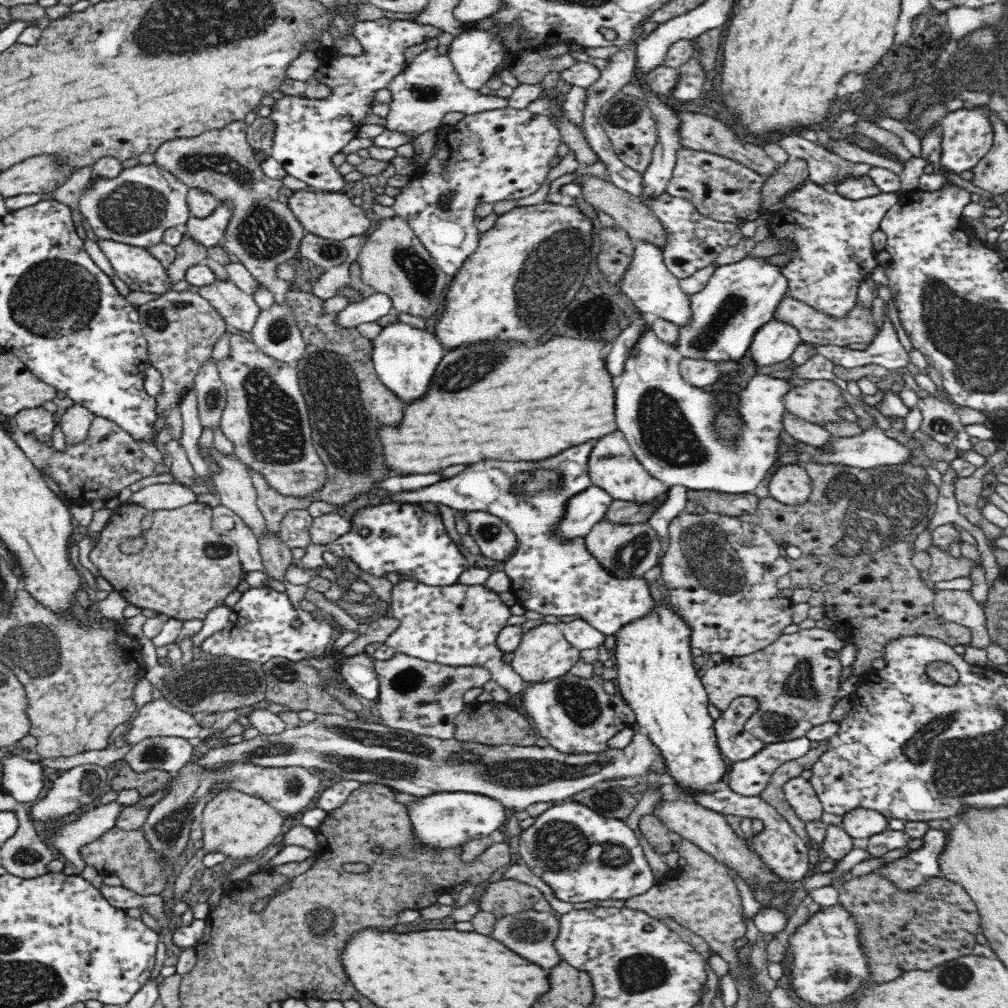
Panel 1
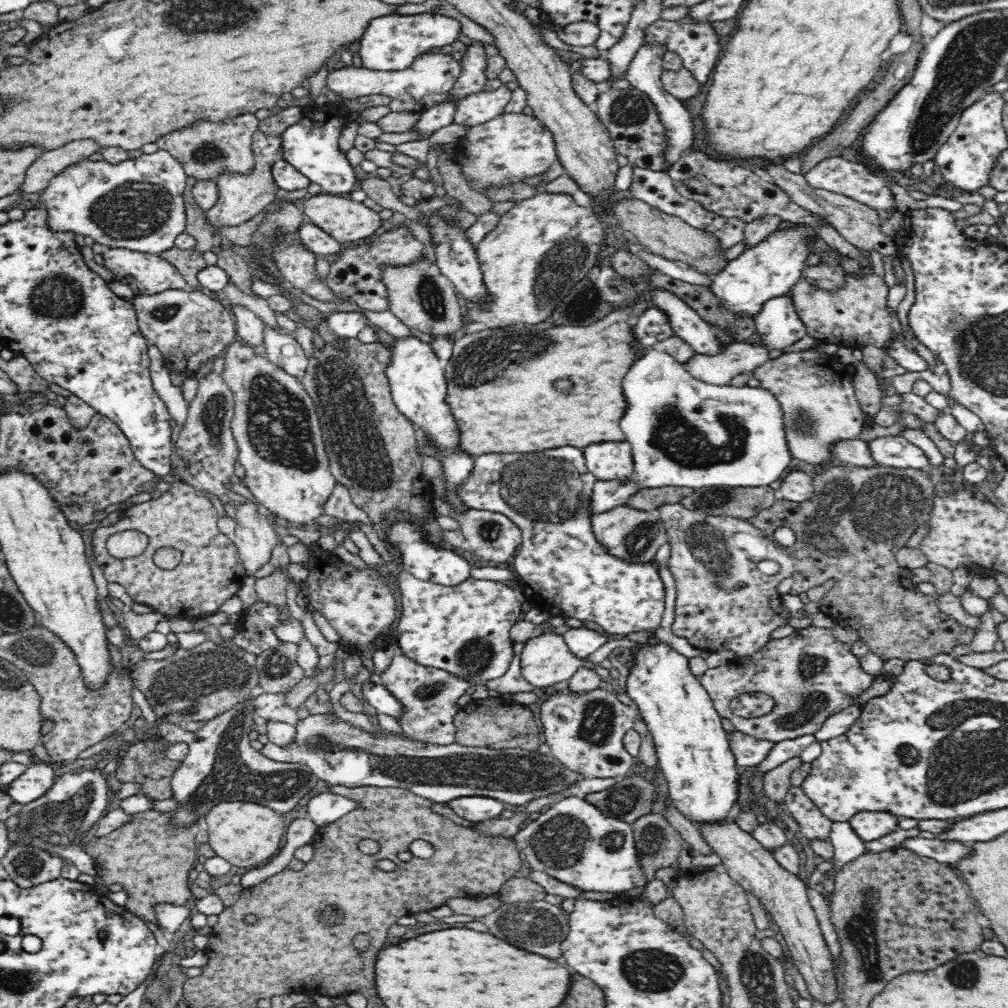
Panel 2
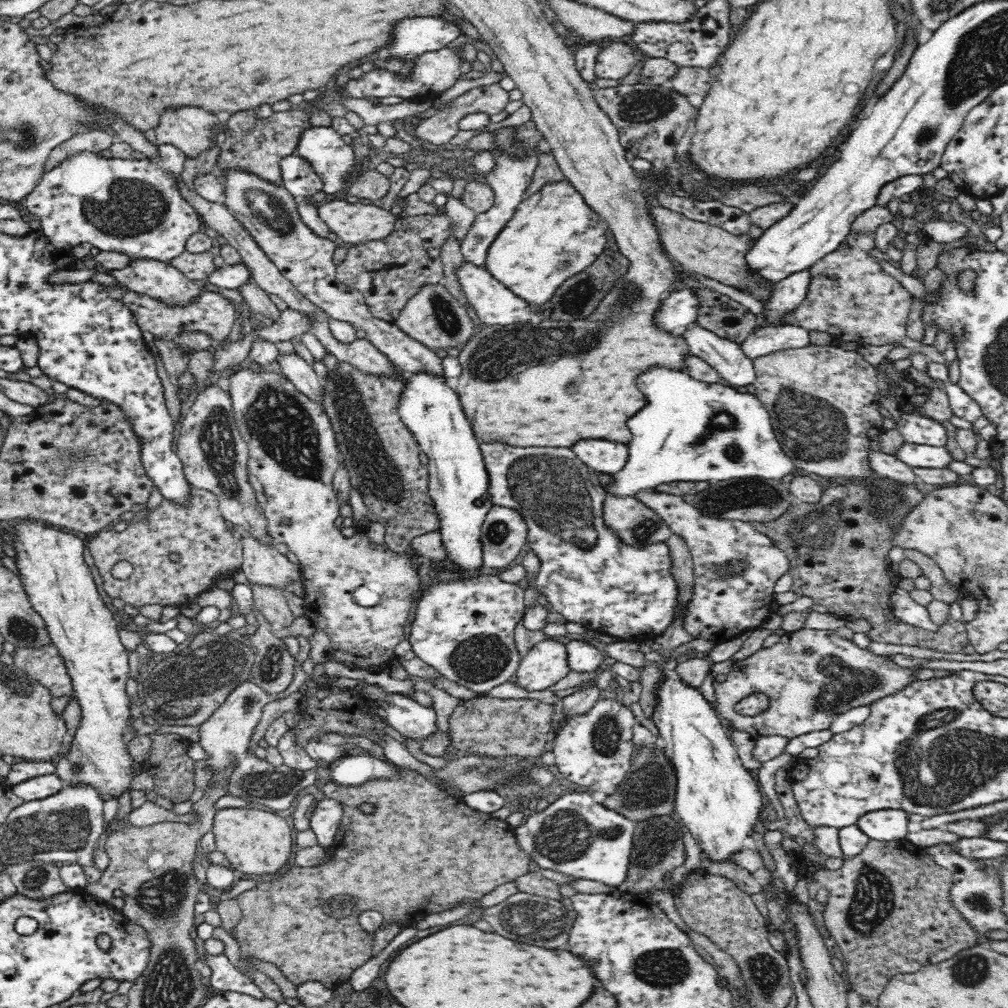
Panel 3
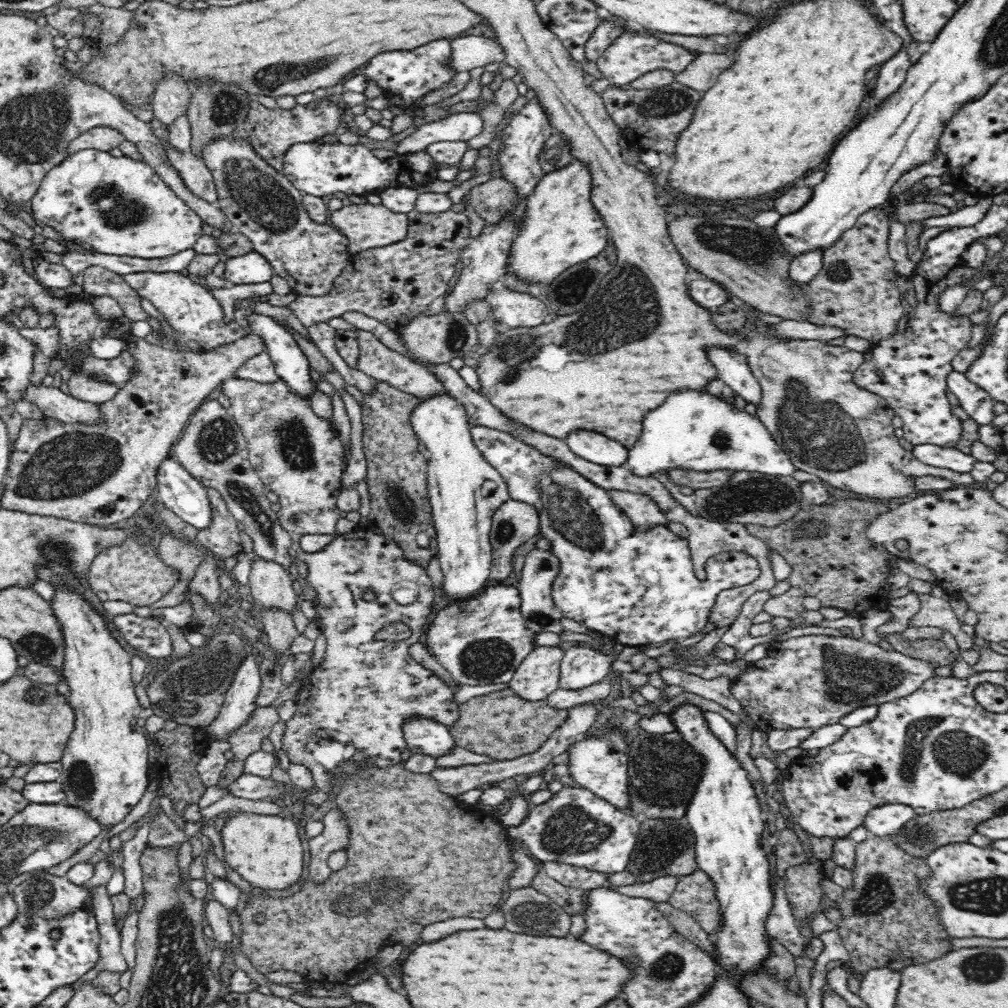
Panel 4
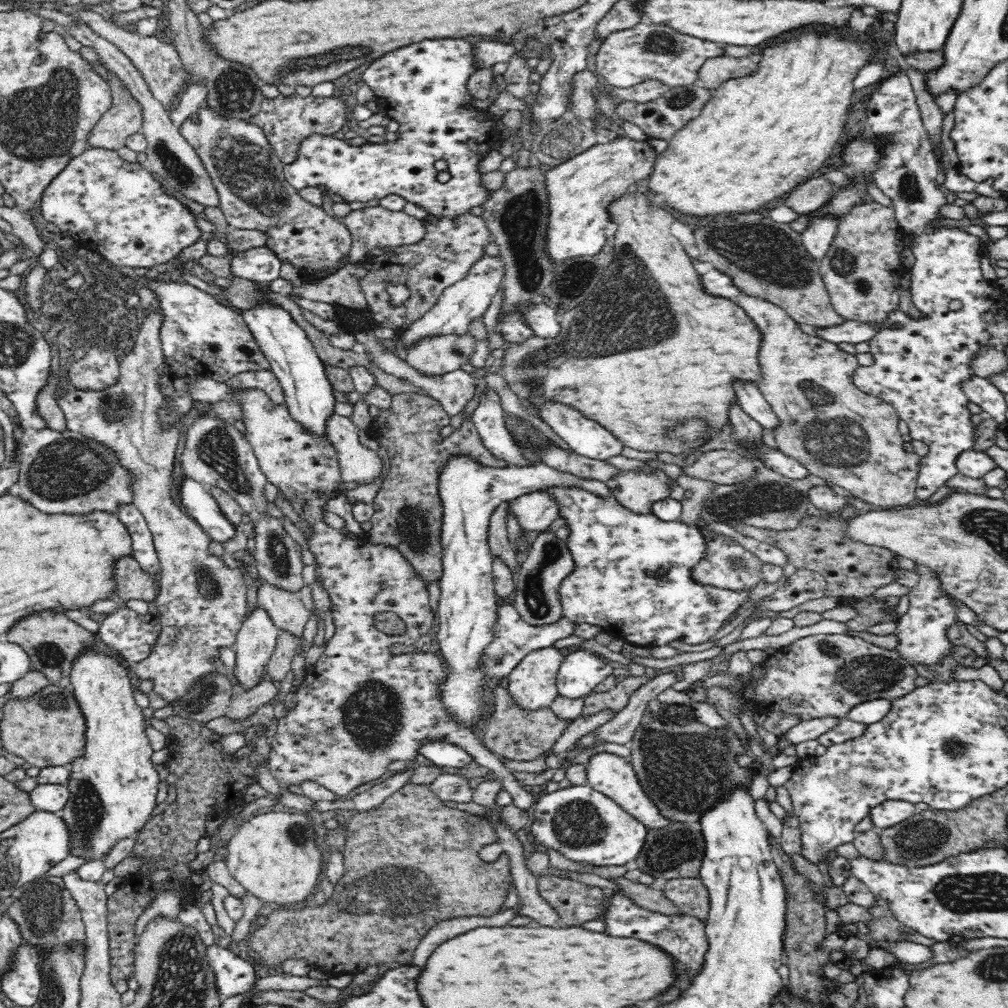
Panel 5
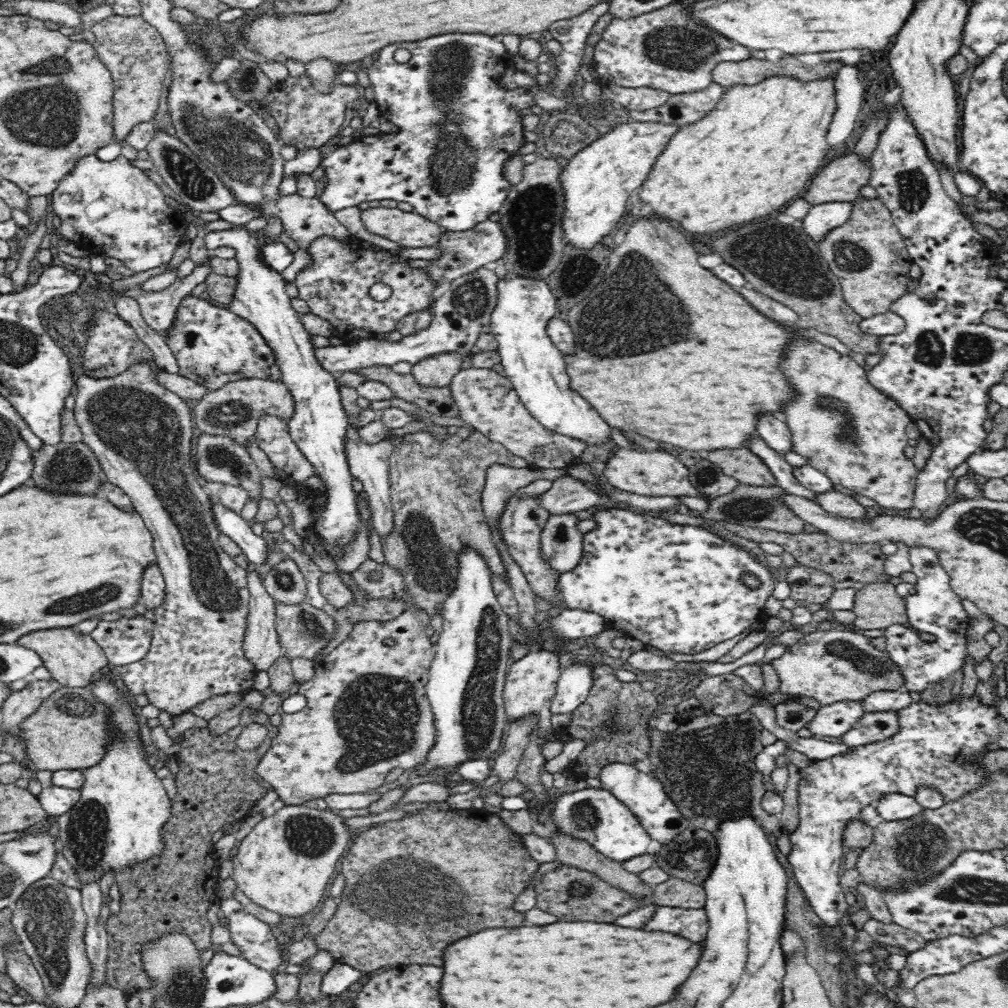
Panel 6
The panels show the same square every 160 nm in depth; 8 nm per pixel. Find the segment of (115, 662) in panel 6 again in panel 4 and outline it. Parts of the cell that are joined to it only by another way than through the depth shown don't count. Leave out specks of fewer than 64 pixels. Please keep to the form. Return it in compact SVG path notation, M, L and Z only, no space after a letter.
M122 614L122 616L115 616L112 622L116 630L122 634L122 638L126 640L126 644L138 649L138 652L159 661L172 654L172 637L153 616L140 618L136 614Z

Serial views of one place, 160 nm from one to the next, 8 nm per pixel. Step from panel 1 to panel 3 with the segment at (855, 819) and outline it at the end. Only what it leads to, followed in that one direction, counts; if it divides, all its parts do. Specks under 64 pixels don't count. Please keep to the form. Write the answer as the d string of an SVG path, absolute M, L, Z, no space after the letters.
M873 810L858 818L856 824L872 841L903 840L908 833L908 813L904 810Z

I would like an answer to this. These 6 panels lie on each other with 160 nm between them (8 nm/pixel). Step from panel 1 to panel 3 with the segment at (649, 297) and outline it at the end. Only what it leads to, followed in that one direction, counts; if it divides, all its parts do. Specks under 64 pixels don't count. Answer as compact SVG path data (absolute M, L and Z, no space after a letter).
M693 323L682 337L689 350L716 369L731 387L748 386L754 382L756 371L738 343L726 340L710 330Z

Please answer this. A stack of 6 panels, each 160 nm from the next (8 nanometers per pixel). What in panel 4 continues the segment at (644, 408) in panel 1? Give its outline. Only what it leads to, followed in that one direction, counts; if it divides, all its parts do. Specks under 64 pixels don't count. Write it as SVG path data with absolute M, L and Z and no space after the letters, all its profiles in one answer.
M696 390L672 392L662 406L650 410L644 416L642 424L644 424L642 434L634 446L629 448L629 455L624 465L632 471L632 474L641 478L656 478L659 472L674 469L684 469L689 473L698 474L710 474L715 470L731 473L748 471L768 476L791 476L797 469L756 414L748 413L745 408L738 408L735 402L730 404L720 396L712 396L708 392L696 392Z

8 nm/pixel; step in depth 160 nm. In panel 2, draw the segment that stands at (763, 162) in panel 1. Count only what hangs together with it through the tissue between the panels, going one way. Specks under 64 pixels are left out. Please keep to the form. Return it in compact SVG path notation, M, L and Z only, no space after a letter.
M766 164L763 167L773 182L792 199L798 206L809 210L812 214L830 223L850 244L856 245L863 254L867 255L872 251L878 252L883 256L896 256L897 244L894 237L888 236L880 231L878 214L868 205L862 204L843 194L830 192L828 190L812 188L804 175L788 171L782 164Z

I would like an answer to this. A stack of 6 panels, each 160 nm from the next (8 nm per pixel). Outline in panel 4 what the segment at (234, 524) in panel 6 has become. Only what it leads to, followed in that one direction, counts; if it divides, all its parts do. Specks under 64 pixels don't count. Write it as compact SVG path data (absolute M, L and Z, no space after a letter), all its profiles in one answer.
M170 454L156 468L158 500L198 530L212 521L206 488Z

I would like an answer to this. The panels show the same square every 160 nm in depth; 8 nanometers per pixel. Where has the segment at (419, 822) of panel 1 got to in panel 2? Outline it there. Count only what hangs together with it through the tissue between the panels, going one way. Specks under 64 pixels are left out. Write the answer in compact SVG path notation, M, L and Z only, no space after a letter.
M468 795L446 802L462 818L472 823L498 818L504 810L504 803L484 795Z

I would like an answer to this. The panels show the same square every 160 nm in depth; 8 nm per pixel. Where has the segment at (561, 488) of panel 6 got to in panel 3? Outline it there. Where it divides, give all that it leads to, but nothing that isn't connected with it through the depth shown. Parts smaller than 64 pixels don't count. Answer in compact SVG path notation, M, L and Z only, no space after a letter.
M492 506L480 528L483 570L506 570L527 544L527 539L528 526L516 510Z

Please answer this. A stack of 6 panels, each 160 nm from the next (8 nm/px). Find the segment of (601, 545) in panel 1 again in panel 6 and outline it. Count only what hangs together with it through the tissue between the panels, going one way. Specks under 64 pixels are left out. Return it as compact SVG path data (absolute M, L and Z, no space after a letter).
M668 448L642 452L636 452L633 449L619 449L613 457L607 460L603 472L603 482L608 486L637 496L699 496L696 488L690 483L688 468L676 459L674 450Z

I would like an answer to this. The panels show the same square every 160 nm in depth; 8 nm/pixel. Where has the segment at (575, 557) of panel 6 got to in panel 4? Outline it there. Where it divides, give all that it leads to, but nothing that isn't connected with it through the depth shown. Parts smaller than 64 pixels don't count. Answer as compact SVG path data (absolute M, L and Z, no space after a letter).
M532 550L525 557L525 562L521 570L520 582L517 589L520 591L518 599L521 606L521 615L525 623L525 627L529 630L537 632L556 632L559 634L564 630L560 625L560 619L563 617L561 611L557 608L552 600L551 588L552 580L556 578L558 571L557 559L549 550Z

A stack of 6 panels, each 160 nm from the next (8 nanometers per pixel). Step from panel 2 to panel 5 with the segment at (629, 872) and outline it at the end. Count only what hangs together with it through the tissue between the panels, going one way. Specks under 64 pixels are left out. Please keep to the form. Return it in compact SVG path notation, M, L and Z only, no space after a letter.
M588 784L540 794L527 828L542 849L550 849L568 860L596 867L622 866L634 861L644 846L647 832L646 826L637 818Z

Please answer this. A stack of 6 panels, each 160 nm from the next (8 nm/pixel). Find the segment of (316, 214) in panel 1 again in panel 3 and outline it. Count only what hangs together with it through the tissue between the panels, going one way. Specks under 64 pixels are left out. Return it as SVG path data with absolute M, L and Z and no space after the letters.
M328 197L316 211L330 232L352 245L386 238L396 222L391 211L374 204L350 203L346 198Z

